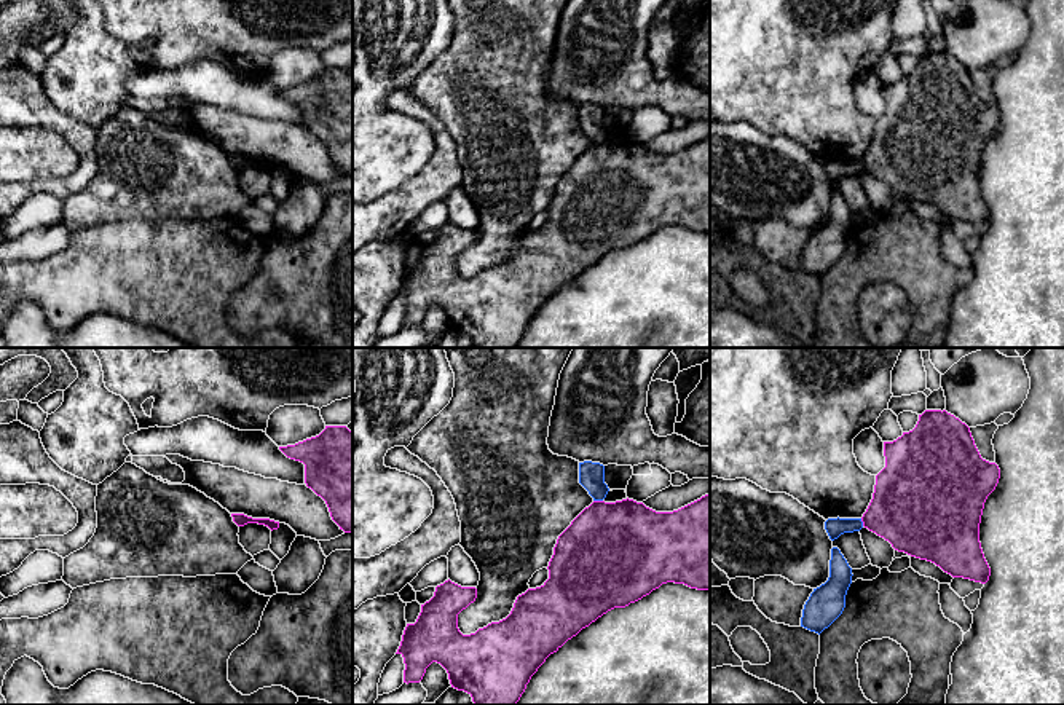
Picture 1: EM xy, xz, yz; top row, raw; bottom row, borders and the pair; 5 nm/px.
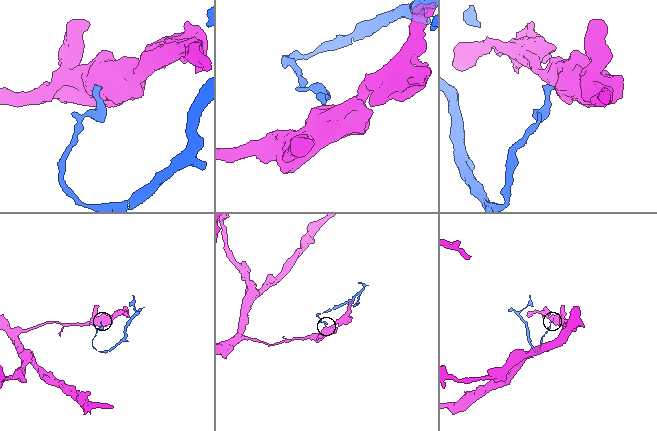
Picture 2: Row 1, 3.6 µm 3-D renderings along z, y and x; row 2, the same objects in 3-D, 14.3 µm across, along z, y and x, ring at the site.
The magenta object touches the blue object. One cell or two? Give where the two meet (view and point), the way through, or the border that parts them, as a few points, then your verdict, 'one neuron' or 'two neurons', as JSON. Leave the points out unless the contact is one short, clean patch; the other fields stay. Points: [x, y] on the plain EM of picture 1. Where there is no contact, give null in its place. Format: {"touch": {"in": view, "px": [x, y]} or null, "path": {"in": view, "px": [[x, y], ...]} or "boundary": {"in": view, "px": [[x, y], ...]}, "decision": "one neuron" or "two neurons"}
{"touch": {"in": "xz", "px": [598, 144]}, "boundary": {"in": "xz", "px": [[594, 142], [602, 144]]}, "decision": "two neurons"}

